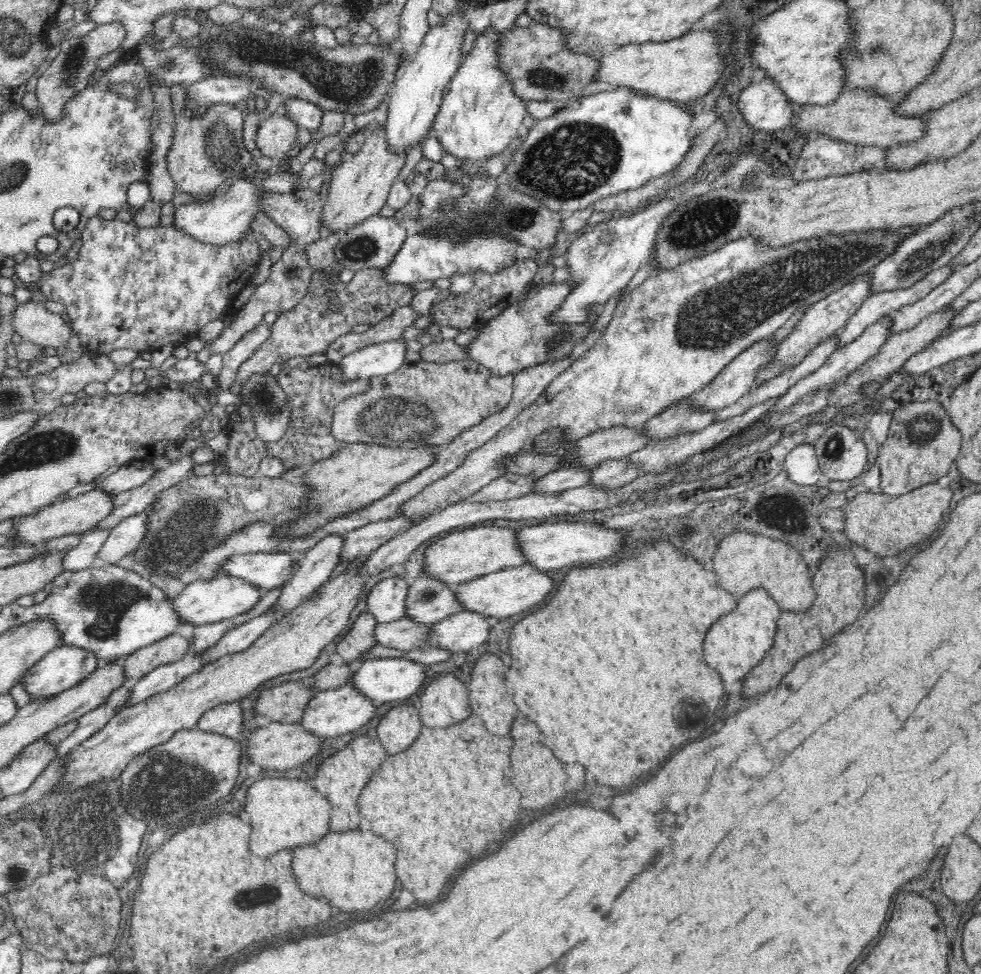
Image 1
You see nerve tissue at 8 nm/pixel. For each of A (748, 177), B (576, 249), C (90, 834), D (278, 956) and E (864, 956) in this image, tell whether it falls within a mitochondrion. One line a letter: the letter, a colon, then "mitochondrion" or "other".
A: mitochondrion
B: other
C: mitochondrion
D: other
E: other

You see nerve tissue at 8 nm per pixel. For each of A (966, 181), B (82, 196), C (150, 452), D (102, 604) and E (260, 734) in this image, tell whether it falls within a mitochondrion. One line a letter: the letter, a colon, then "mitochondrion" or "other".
A: other
B: other
C: other
D: mitochondrion
E: other

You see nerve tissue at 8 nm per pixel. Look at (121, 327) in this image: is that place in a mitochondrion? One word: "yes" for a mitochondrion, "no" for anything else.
no

